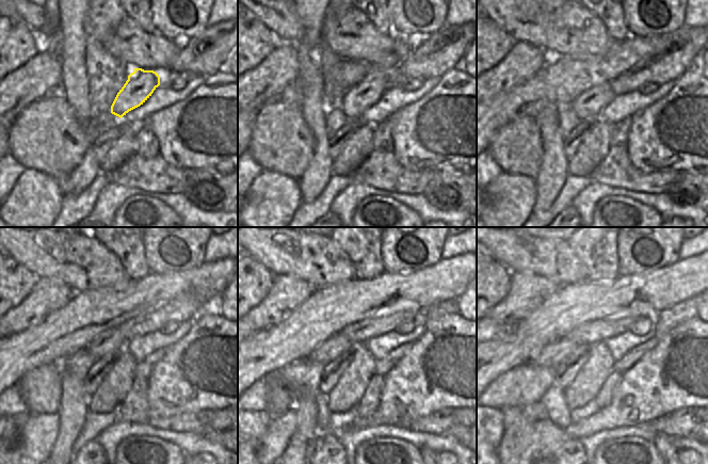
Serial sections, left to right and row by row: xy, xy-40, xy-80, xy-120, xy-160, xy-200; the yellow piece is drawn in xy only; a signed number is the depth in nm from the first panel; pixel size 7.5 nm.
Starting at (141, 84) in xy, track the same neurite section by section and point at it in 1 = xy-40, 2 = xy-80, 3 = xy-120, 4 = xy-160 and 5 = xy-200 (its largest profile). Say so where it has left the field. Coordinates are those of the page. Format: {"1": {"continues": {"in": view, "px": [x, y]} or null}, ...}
{"1": {"continues": {"in": "xy-40", "px": [355, 101]}}, "2": {"continues": {"in": "xy-80", "px": [590, 104]}}, "3": {"continues": {"in": "xy-120", "px": [111, 340]}}, "4": {"continues": {"in": "xy-160", "px": [333, 348]}}, "5": {"continues": {"in": "xy-200", "px": [556, 353]}}}

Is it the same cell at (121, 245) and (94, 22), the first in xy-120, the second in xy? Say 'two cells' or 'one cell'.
two cells

